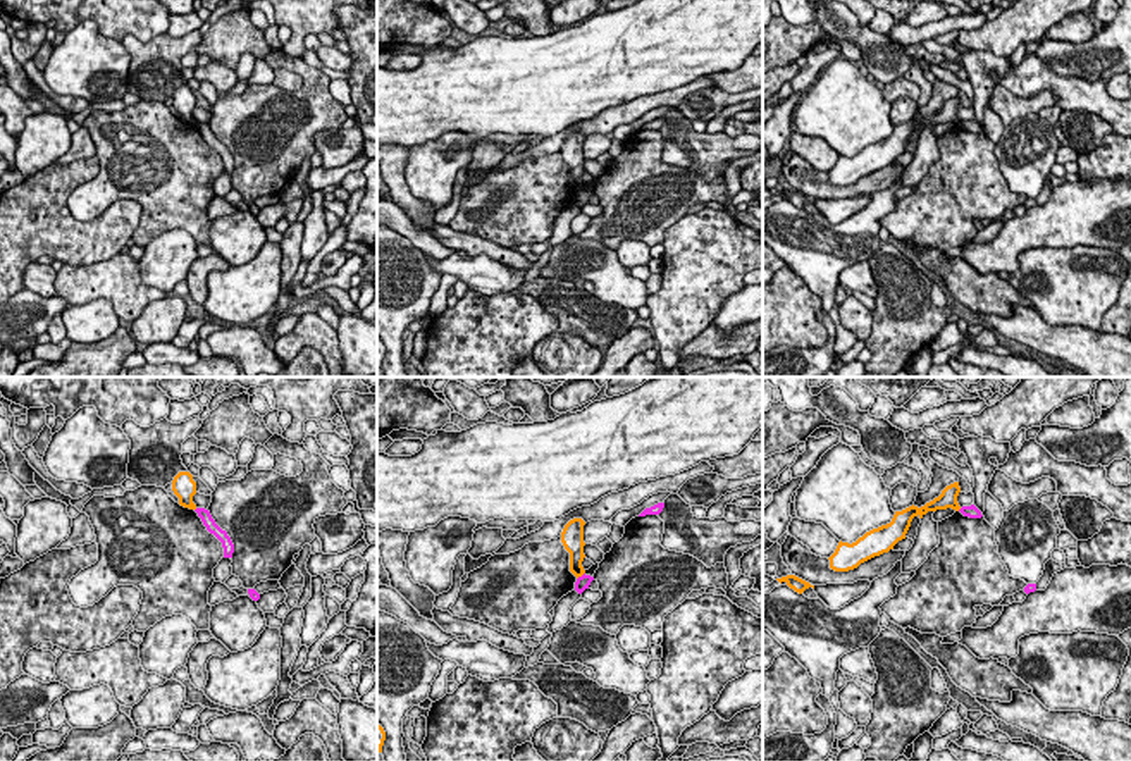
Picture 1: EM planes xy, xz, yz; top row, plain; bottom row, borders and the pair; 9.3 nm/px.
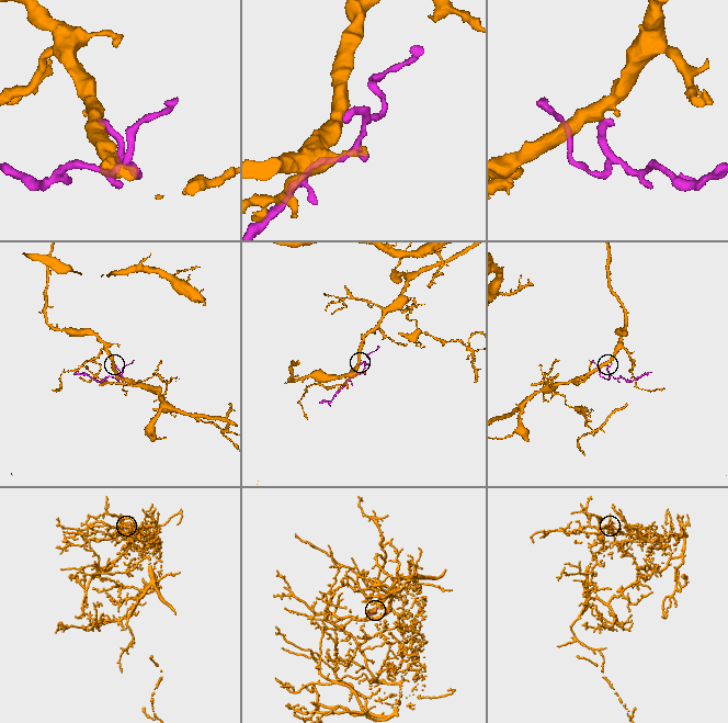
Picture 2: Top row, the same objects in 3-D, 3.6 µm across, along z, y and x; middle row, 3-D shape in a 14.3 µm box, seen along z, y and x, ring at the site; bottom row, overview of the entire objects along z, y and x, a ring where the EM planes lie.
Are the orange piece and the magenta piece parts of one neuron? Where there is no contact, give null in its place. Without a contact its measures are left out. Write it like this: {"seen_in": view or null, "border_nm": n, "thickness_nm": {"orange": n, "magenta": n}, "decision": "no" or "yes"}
{"seen_in": "xz", "border_nm": 110, "thickness_nm": {"orange": 140, "magenta": 130}, "decision": "no"}

